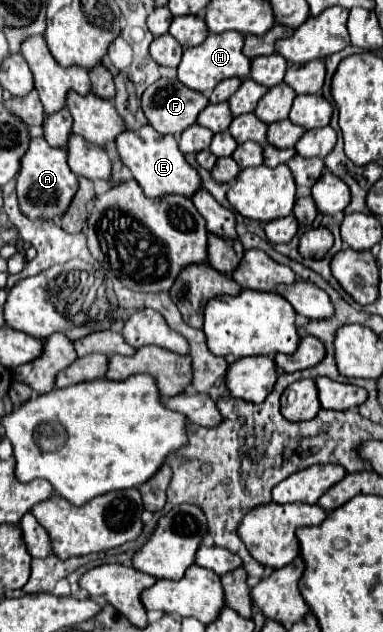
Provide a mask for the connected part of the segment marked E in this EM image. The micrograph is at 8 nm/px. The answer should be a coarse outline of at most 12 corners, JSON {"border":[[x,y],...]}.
{"border":[[151,124],[117,138],[145,196],[193,196],[197,170]]}

